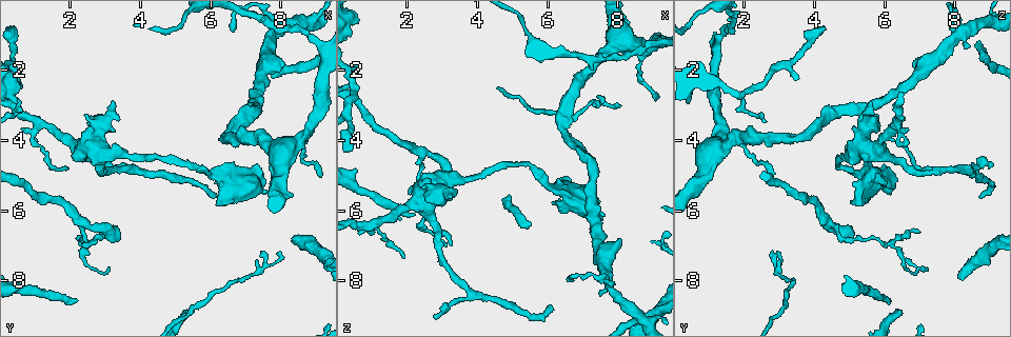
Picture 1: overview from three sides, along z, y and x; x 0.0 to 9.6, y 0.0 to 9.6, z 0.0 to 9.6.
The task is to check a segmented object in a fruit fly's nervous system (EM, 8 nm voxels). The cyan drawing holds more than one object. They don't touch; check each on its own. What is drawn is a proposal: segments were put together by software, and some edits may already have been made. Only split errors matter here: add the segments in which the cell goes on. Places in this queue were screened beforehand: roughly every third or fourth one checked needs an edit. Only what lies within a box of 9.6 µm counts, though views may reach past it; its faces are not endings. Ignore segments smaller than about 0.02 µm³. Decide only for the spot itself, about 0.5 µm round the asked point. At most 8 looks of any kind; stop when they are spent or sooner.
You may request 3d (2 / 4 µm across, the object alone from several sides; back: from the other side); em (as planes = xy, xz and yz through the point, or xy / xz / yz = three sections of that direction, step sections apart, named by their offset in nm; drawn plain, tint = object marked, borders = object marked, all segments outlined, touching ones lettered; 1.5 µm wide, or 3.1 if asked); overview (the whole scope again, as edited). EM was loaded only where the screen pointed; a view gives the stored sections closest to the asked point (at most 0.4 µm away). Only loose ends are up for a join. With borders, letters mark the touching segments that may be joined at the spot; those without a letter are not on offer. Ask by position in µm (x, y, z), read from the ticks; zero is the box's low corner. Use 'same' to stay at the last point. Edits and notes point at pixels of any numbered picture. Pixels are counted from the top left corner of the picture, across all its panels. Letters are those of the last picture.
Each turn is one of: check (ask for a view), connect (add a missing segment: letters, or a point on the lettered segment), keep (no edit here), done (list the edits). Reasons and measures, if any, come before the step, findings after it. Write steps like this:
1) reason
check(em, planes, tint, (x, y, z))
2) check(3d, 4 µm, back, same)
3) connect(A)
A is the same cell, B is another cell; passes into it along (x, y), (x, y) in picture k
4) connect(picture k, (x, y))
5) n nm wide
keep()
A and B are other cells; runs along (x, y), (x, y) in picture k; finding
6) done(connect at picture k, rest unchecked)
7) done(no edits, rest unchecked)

long arm stops here
check(em, xy, step 4, tint, (2.20, 8.60, 6.15))

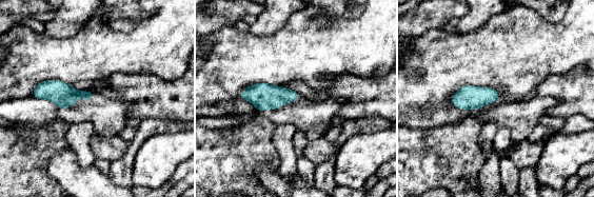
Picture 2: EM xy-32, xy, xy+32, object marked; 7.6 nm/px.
cut it another way
check(em, planes, borders, same)

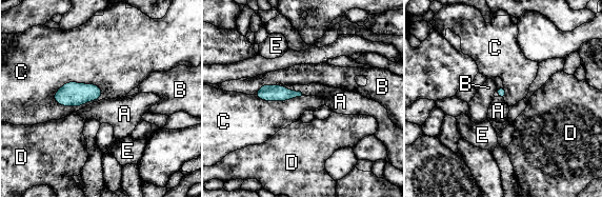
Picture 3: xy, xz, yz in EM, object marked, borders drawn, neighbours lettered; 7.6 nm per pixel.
C touches over 380 nm
connect(A)
A is the same cell, B, C, D and E are other cells; passes into it along (268, 93), (299, 92), (330, 95) in picture 3; the cell continues

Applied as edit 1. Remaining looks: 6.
check(overview)

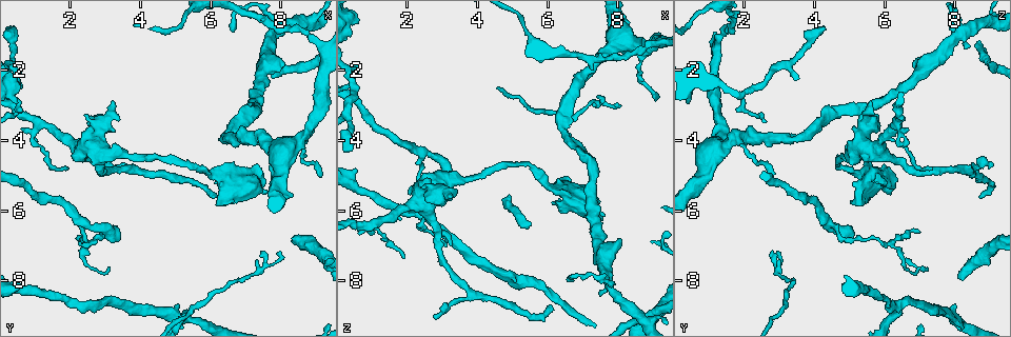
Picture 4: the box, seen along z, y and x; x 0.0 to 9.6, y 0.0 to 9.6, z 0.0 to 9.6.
tapers out
check(3d, 2 µm, (6.50, 5.20, 6.15))

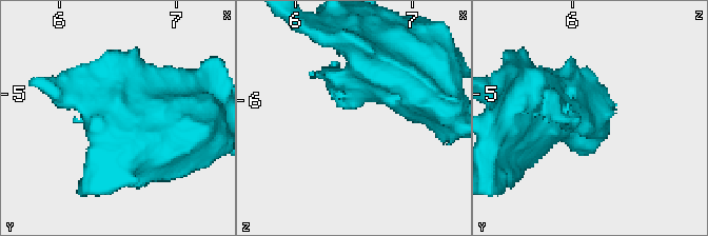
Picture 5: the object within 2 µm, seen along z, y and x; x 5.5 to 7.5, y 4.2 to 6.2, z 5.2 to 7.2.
shape alone is not enough
check(em, planes, borders, (6.50, 5.18, 6.06))

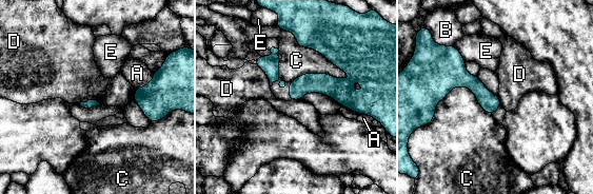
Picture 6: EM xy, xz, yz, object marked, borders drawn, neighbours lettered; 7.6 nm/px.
C touches over 750 nm
keep()
A, B, C, D and E are other cells; none of them fits

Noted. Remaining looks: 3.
branch stops here
check(3d, 2 µm, (6.15, 5.60, 8.70))

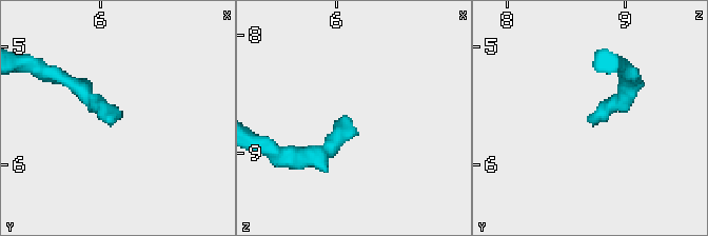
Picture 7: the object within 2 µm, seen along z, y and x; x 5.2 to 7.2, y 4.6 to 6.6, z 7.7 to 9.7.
shape alone is not enough
check(em, xz, step 4, borders, (6.12, 5.62, 8.72))

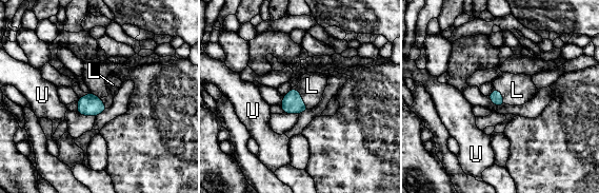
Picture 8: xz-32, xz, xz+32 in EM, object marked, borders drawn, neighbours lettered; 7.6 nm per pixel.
check(em, xy, step 8, borders, same)

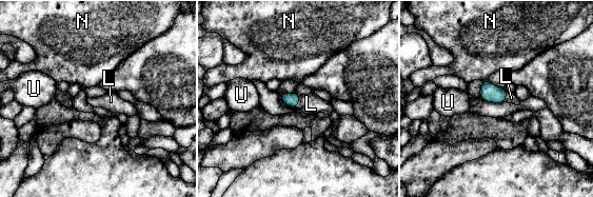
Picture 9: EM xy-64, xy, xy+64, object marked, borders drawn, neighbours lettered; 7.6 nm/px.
connect(L)
L is the same cell, N and U are other cells; passes into it along (292, 100), (298, 102), (311, 103) in picture 9; it goes on there

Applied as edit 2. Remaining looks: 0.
done(connect at picture 3, connect at picture 9, rest unchecked)

